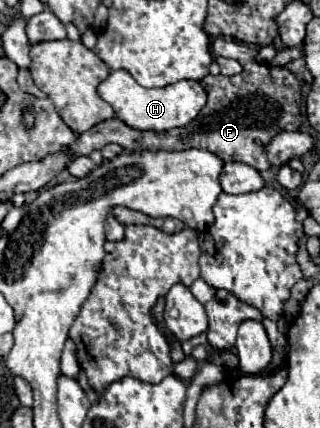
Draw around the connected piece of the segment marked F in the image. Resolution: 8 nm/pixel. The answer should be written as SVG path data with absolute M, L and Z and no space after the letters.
M222 37L212 41L214 55L236 59L244 71L236 77L224 77L224 75L208 75L200 81L204 91L208 93L208 103L198 113L196 119L192 119L184 127L176 127L170 131L138 131L122 123L120 119L112 117L106 121L96 123L90 131L78 135L78 141L72 145L70 151L78 155L90 155L94 149L102 149L108 143L118 143L126 151L138 153L138 151L184 151L184 149L206 149L214 155L218 155L222 161L226 159L238 159L258 171L270 169L266 163L266 143L278 133L278 131L298 131L302 123L302 93L300 93L300 81L294 73L290 73L286 67L272 67L266 63L258 63L256 51L238 41L226 41Z

